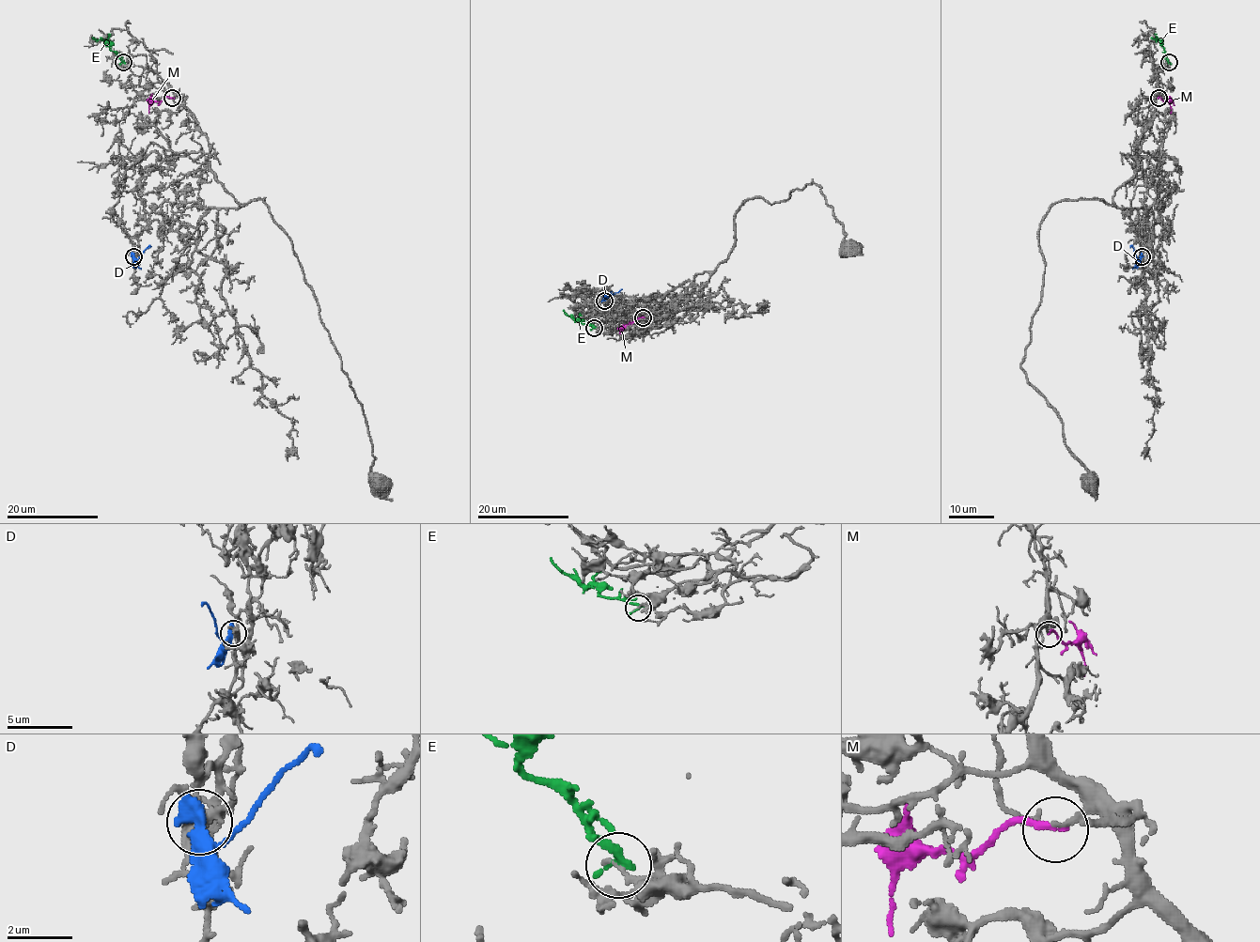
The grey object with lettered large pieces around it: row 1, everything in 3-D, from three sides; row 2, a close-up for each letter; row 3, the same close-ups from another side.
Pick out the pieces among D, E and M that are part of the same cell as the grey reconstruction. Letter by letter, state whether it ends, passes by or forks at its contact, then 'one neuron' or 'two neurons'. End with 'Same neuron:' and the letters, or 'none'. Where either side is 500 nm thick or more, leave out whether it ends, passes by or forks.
D: it passes by; two neurons
E: it ends; two neurons
M: it ends; one neuron
Same neuron: M

